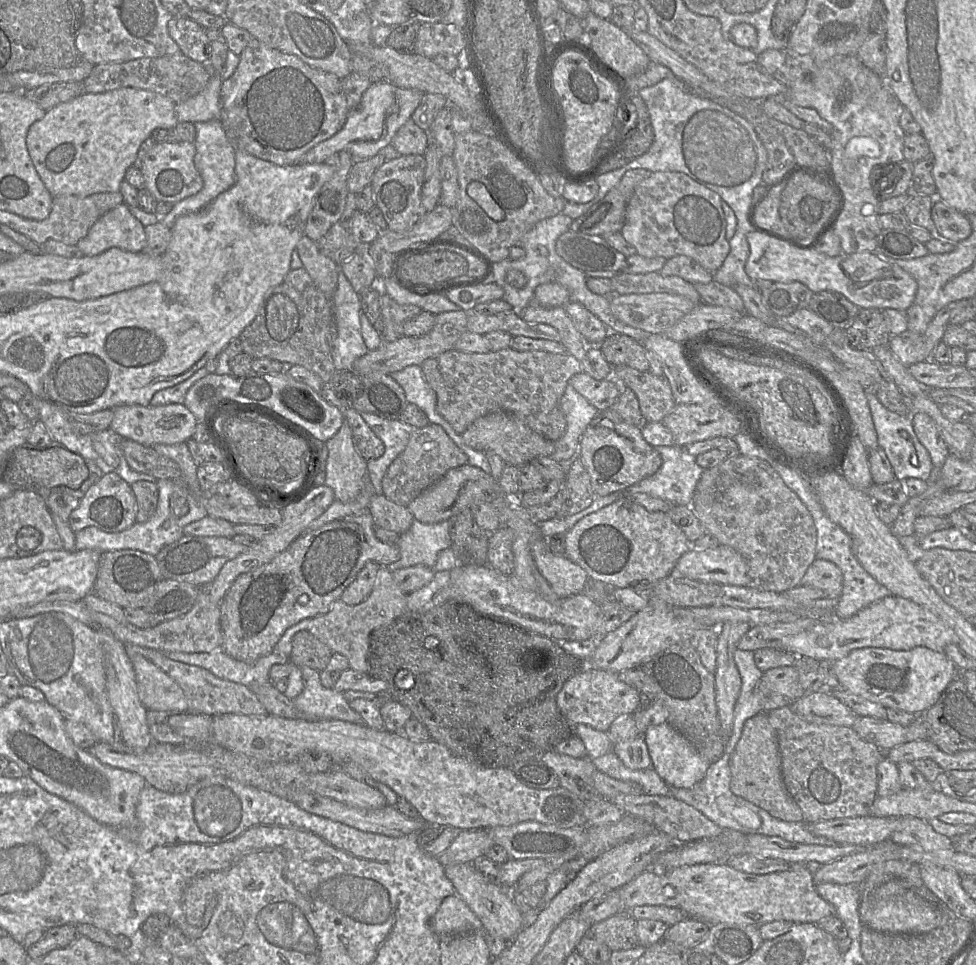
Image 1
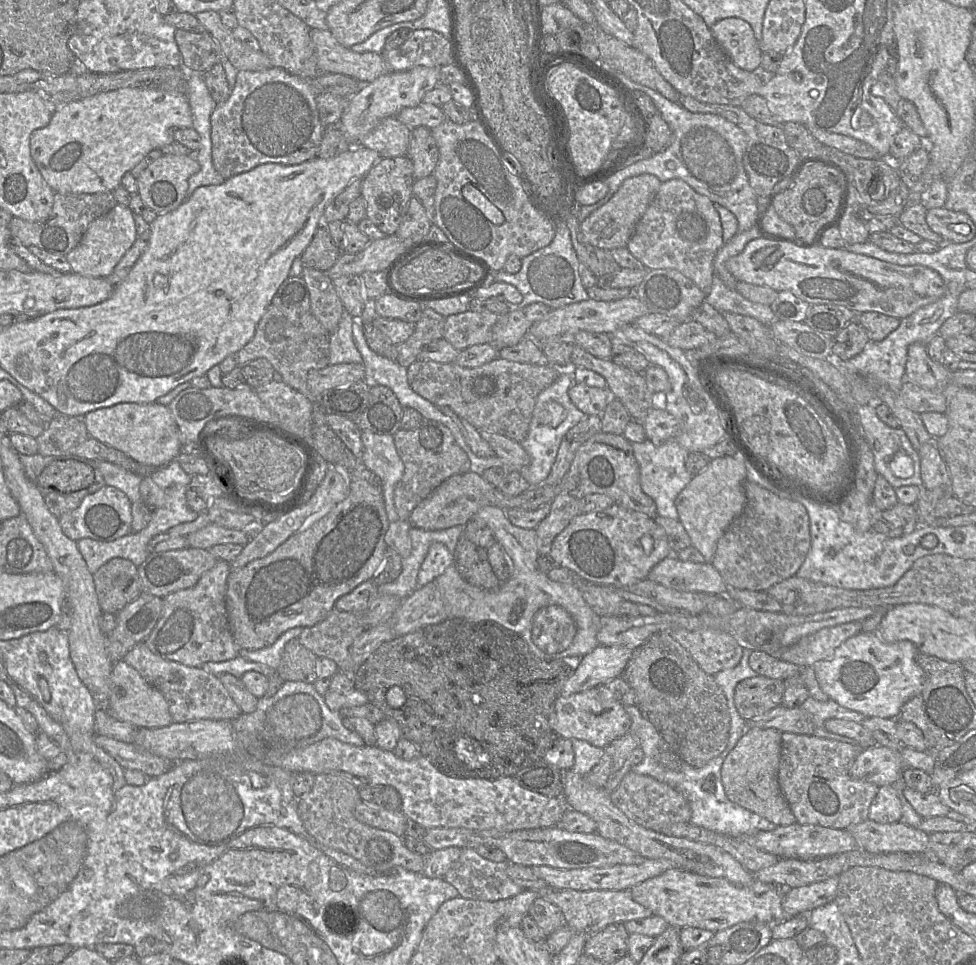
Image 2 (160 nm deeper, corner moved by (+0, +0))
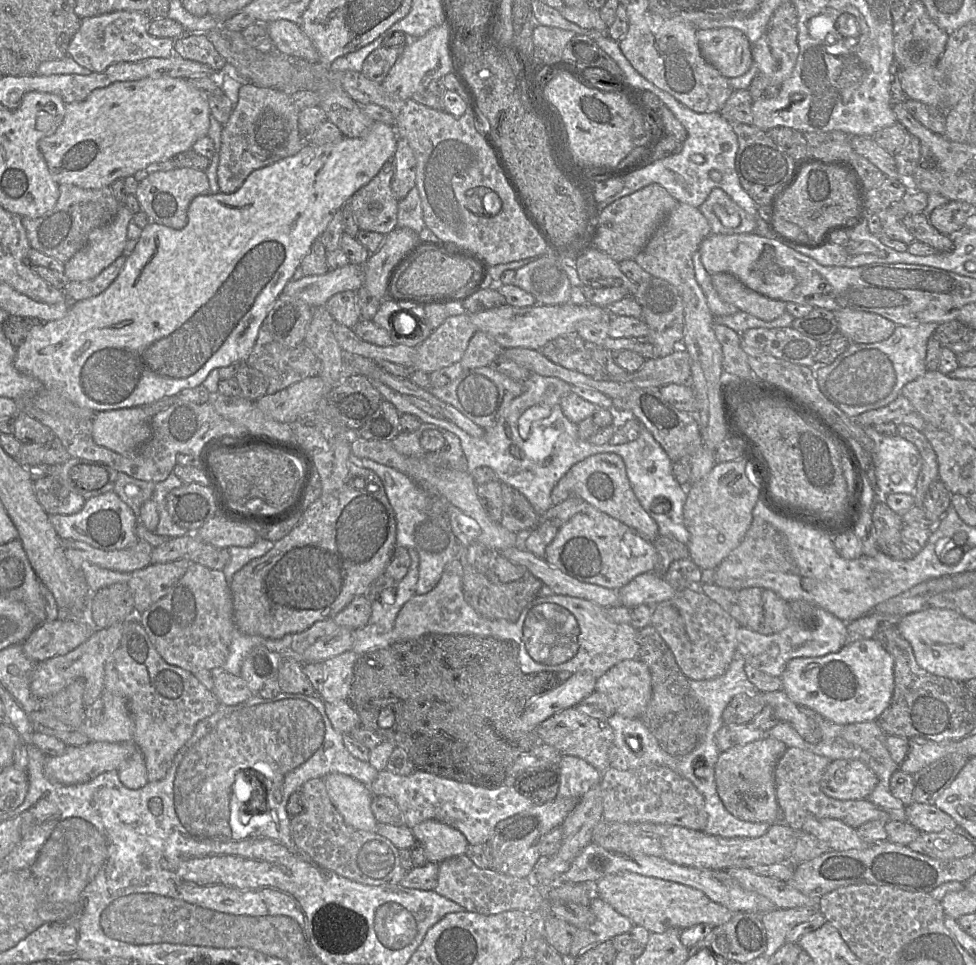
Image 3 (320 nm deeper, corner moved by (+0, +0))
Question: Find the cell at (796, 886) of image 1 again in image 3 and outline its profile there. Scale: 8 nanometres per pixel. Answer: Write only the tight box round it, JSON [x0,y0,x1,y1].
[593,872,735,933]

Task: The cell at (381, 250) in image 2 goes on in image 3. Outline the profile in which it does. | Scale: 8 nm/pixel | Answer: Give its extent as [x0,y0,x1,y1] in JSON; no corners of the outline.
[282,263,364,308]

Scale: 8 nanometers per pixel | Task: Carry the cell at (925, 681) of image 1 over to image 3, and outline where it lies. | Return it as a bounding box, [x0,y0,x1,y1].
[780,638,894,723]

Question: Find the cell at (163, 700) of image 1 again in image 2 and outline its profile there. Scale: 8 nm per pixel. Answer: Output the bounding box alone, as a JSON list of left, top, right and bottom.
[108,659,172,729]

